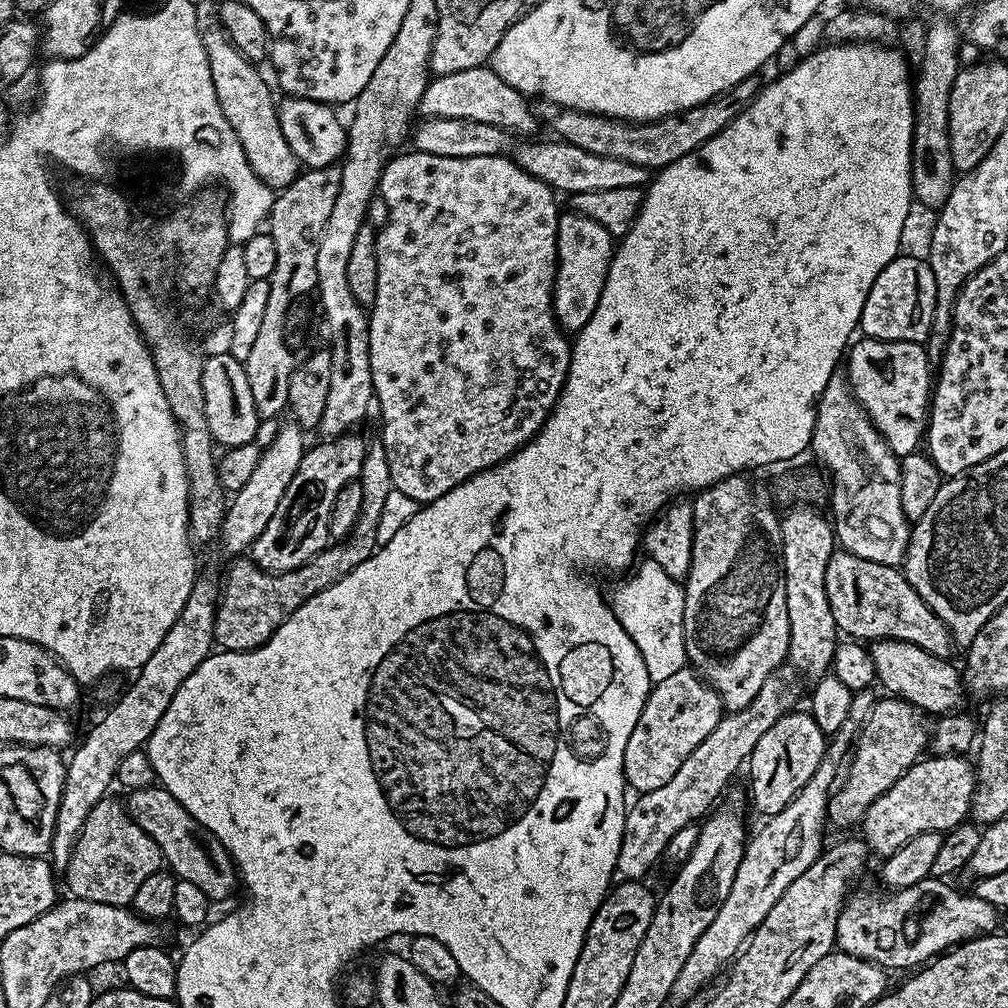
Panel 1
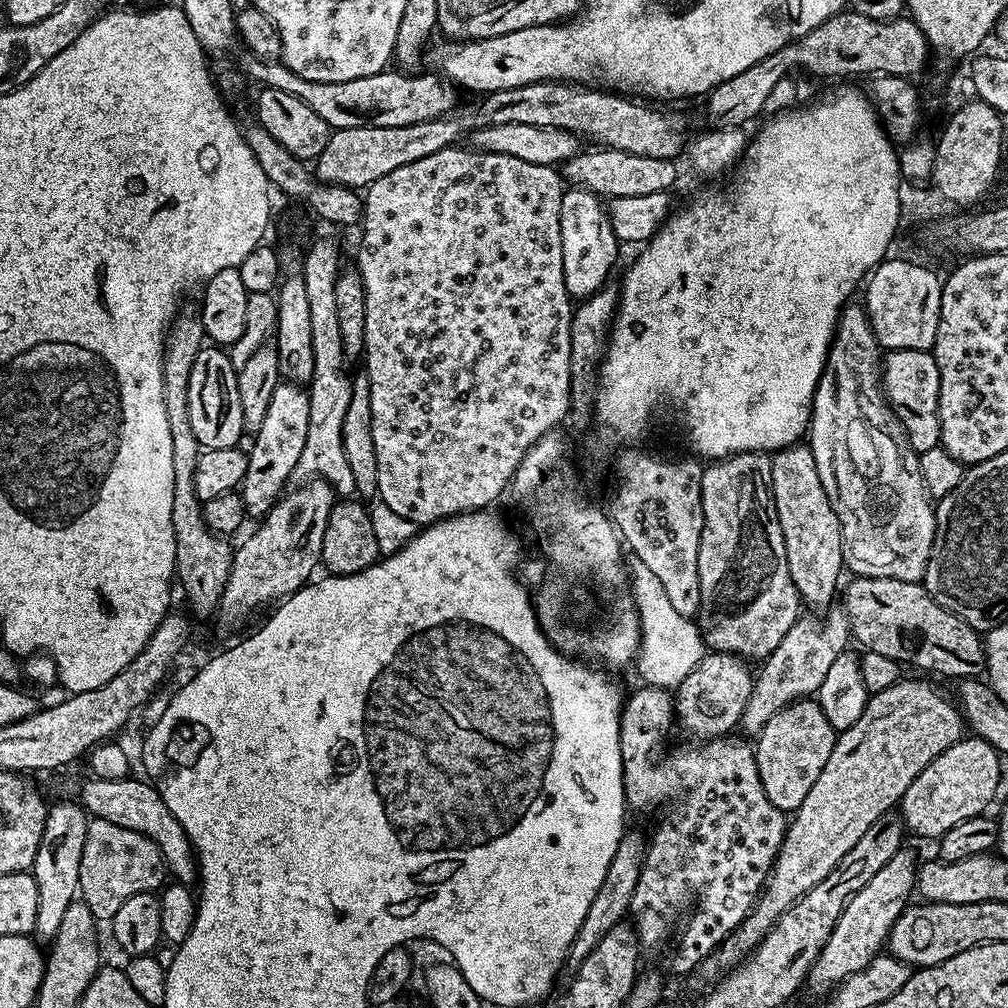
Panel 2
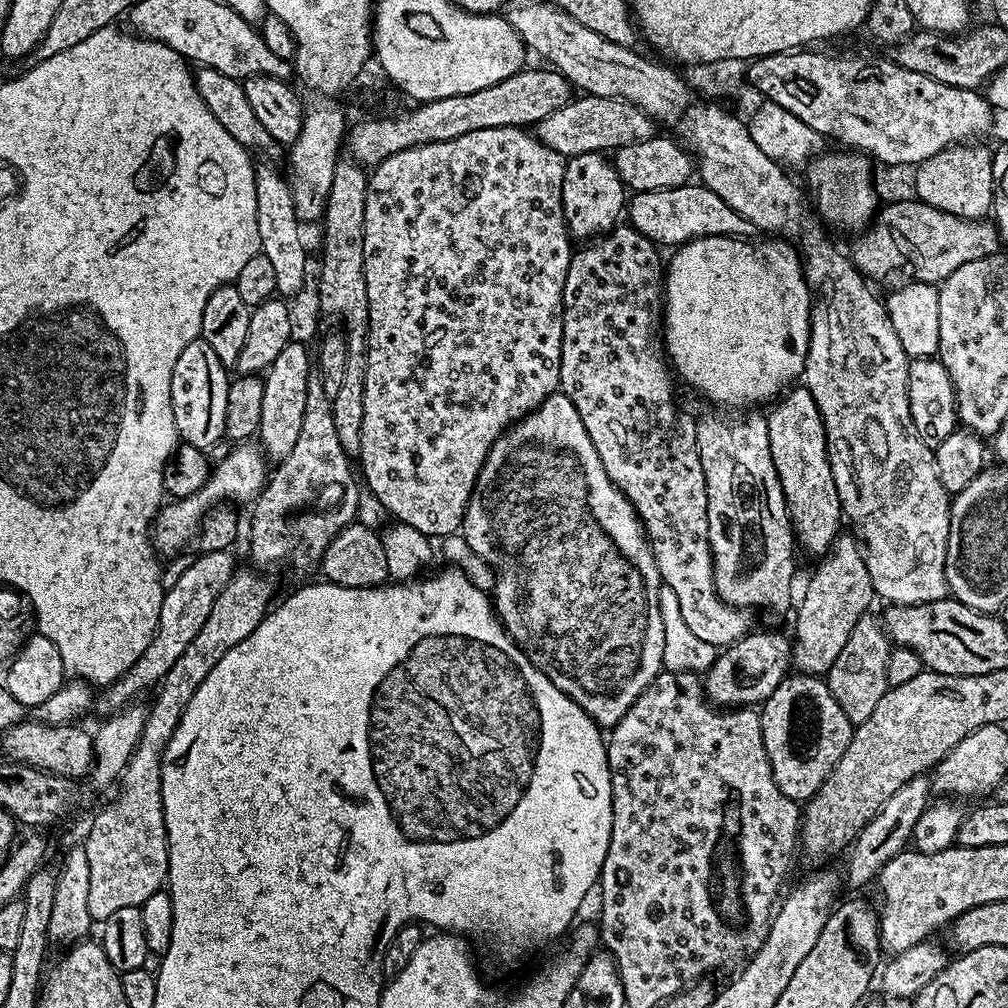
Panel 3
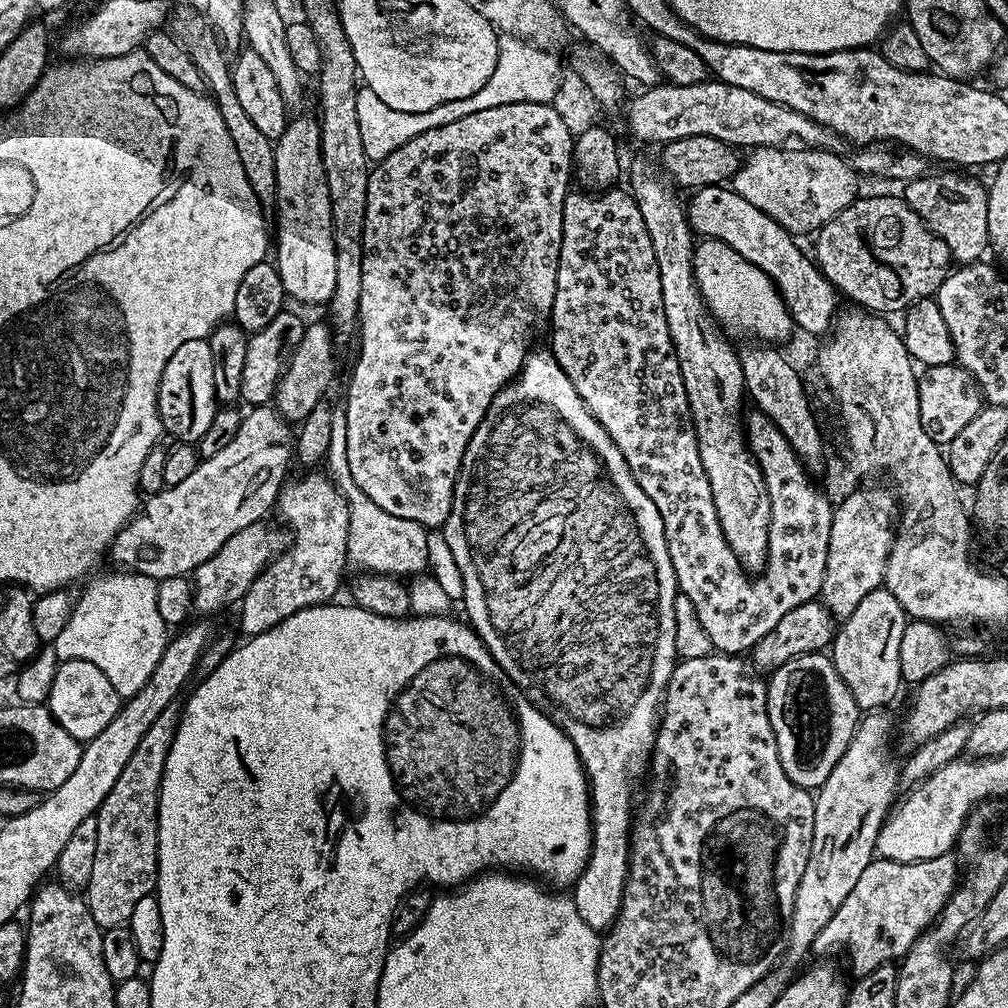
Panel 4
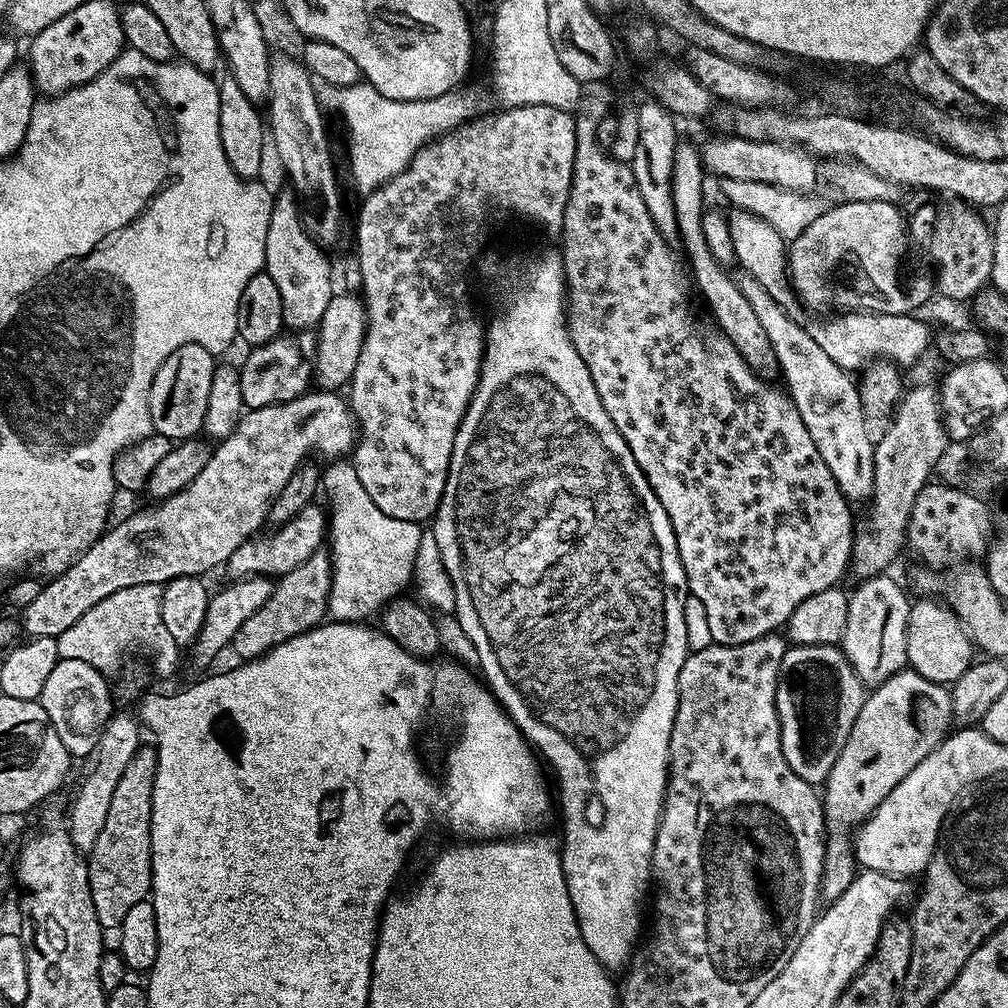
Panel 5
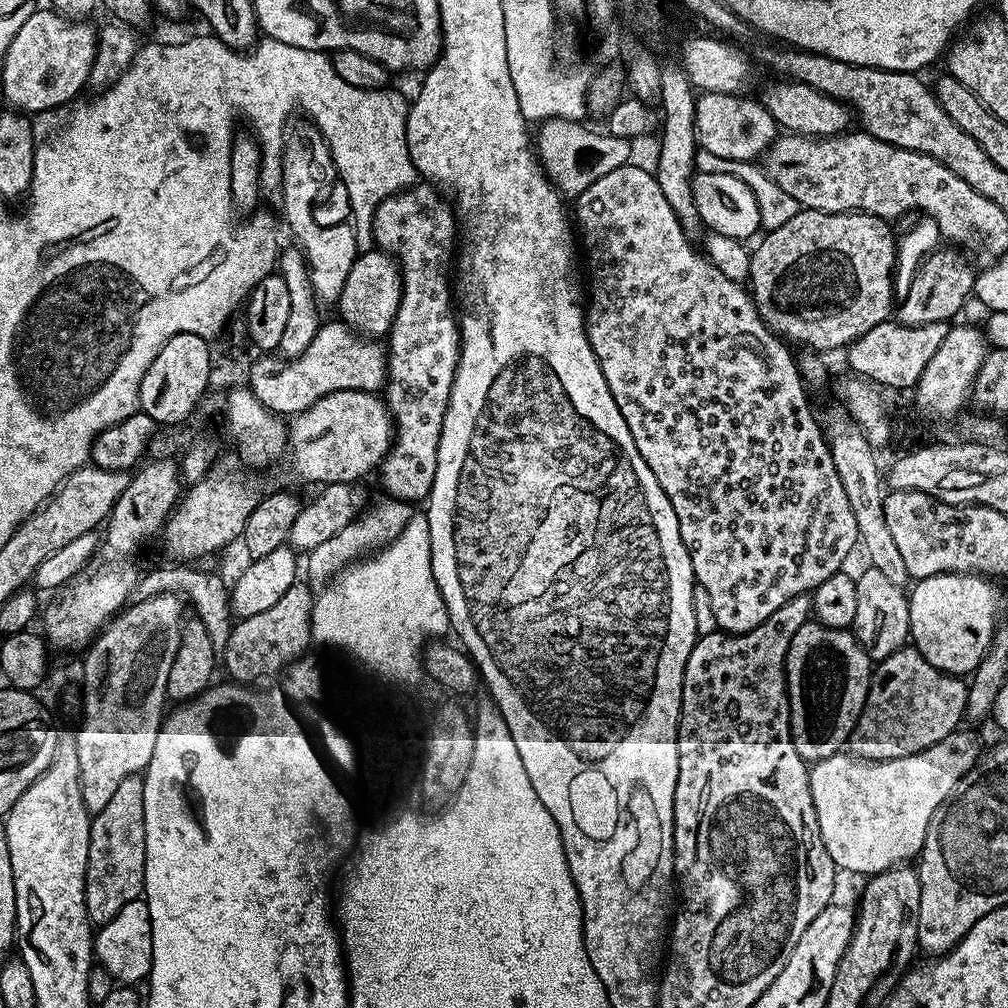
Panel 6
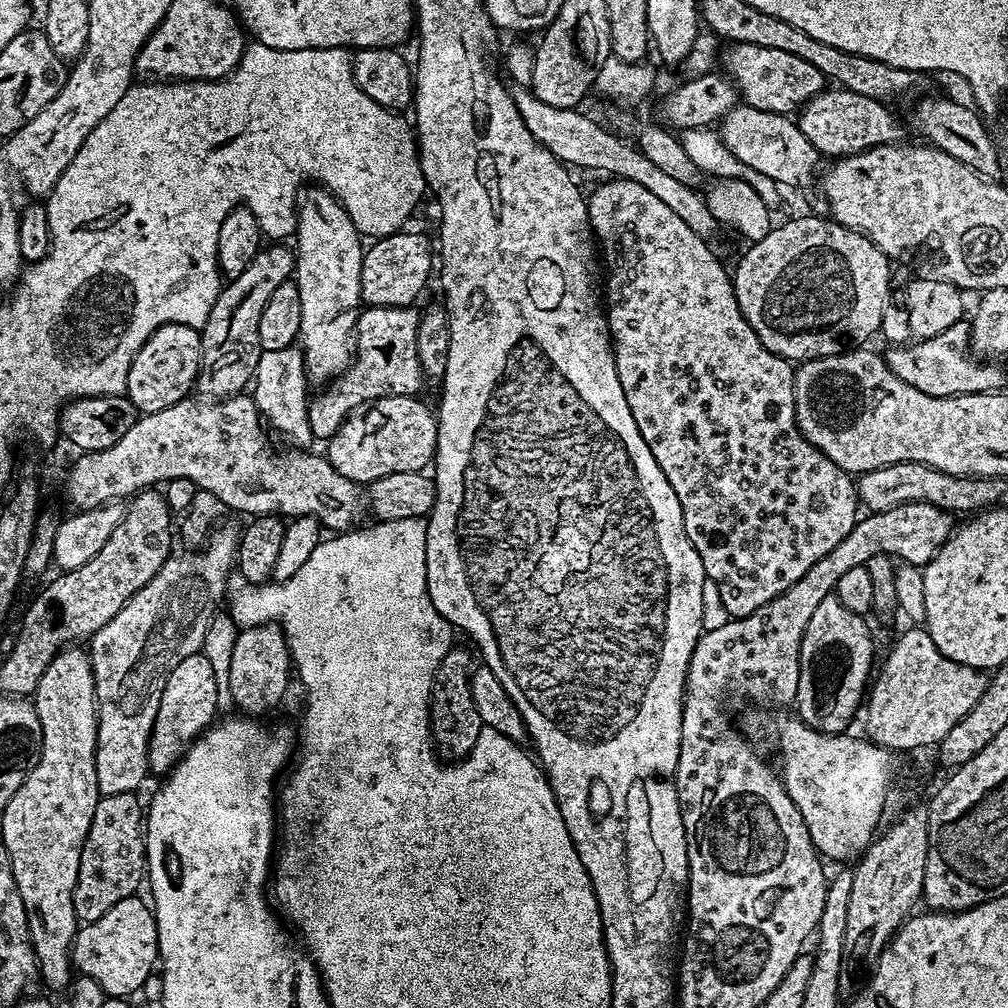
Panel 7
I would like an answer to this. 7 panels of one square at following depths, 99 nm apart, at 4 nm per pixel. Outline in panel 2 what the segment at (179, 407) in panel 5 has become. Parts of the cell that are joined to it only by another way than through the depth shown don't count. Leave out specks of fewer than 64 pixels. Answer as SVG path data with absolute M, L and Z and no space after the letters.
M205 346L201 348L198 358L194 358L194 366L190 370L188 405L190 426L194 429L194 436L198 438L201 449L234 448L241 443L240 436L245 435L236 370L231 355L220 346Z

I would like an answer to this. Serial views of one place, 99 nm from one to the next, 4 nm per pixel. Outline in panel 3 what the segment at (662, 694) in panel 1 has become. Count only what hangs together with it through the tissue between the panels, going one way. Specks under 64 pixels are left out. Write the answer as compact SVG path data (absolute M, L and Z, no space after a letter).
M759 630L749 632L747 636L728 645L717 655L716 661L710 665L702 680L704 695L713 705L724 710L763 705L764 701L770 698L770 694L774 694L774 690L778 690L778 686L784 681L785 676L789 675L792 664L792 645L793 641L789 637L787 640L780 632L759 632Z

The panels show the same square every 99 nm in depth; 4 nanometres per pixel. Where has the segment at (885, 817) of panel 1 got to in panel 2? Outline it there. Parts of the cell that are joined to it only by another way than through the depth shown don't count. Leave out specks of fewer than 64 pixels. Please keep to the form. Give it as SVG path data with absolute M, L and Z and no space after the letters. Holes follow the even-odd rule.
M972 734L961 738L954 746L942 750L914 782L910 790L901 798L898 813L905 829L916 836L939 838L954 826L975 816L983 816L989 811L988 803L1000 788L1001 753L996 748ZM969 739L969 740L968 740Z

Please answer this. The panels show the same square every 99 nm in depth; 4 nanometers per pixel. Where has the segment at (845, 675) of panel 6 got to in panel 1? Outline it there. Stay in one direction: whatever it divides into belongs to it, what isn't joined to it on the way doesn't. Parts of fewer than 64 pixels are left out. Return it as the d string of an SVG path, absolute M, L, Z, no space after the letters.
M793 710L786 713L754 746L746 764L746 772L752 775L752 804L767 818L778 814L810 782L814 770L822 762L826 751L826 733L814 722L811 711Z

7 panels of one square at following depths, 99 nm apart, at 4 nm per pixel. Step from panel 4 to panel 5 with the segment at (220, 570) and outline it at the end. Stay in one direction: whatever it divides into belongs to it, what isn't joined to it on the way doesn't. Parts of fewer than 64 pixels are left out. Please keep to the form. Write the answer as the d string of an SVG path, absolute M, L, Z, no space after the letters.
M319 503L307 504L297 516L290 522L279 525L273 536L257 535L247 540L234 554L230 554L226 565L226 571L232 580L242 580L254 576L265 578L279 578L290 570L302 566L306 558L310 558L316 552L321 551L326 540L326 512L319 508Z

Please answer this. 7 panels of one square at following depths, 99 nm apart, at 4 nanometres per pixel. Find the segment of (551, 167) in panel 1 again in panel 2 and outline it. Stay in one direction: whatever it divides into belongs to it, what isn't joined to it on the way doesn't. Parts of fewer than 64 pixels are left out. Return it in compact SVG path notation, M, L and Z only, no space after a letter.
M592 146L589 152L579 151L561 165L563 179L571 185L584 187L602 198L630 198L641 194L668 192L676 180L676 164L662 158L646 158L643 154L628 154L626 150Z

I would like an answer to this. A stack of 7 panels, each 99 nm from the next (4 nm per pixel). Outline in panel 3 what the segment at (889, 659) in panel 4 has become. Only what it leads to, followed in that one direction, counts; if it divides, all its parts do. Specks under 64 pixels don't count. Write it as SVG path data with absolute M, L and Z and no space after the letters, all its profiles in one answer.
M872 614L861 616L859 622L850 630L850 638L846 638L846 646L834 658L834 666L826 674L830 694L834 694L838 706L842 706L842 714L850 718L852 725L866 722L871 712L878 707L882 694L888 692L888 679L886 678L886 662L892 653L893 645L890 643L881 621L872 617Z

